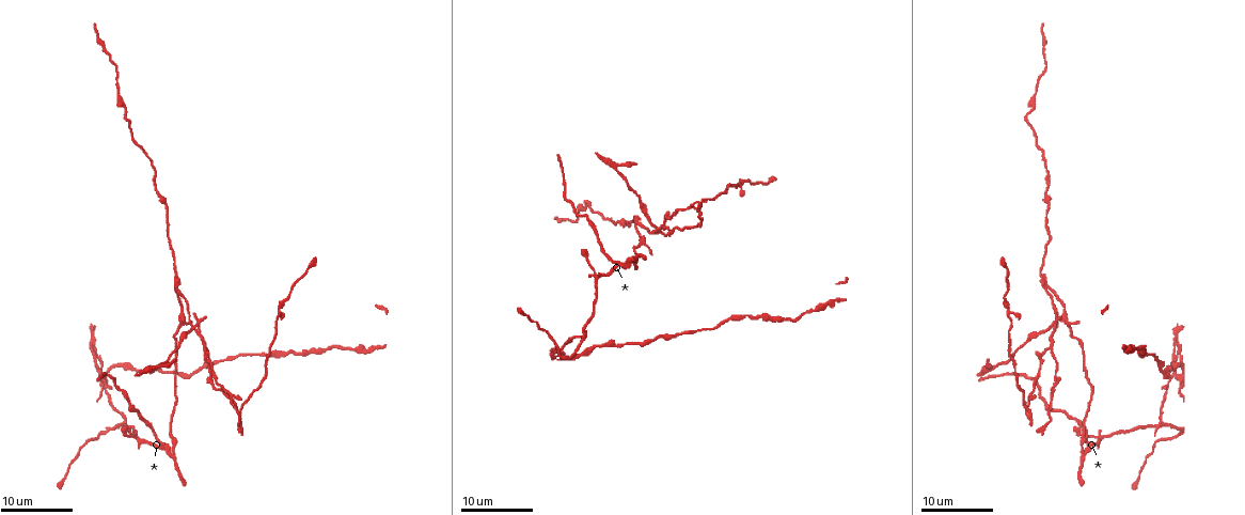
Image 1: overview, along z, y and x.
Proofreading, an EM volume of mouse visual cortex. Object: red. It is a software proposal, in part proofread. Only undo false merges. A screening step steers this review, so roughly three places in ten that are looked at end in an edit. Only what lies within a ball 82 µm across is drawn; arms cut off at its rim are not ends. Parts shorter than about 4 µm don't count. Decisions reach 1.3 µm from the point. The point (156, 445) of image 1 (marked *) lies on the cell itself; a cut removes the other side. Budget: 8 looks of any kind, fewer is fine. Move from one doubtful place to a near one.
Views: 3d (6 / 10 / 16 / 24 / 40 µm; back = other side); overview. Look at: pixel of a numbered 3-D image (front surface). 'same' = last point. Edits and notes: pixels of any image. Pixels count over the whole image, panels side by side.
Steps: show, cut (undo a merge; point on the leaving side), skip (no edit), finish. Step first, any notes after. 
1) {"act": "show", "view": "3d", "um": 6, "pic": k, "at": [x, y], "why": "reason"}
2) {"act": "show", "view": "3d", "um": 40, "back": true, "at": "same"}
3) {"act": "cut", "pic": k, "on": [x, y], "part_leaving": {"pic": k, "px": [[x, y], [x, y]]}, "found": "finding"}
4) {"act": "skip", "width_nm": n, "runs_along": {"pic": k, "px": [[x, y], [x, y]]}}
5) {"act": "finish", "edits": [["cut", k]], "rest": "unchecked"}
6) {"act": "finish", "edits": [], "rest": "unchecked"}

{"act": "show", "view": "3d", "um": 16, "pic": 1, "at": [593, 274], "why": "looks like a crossing"}

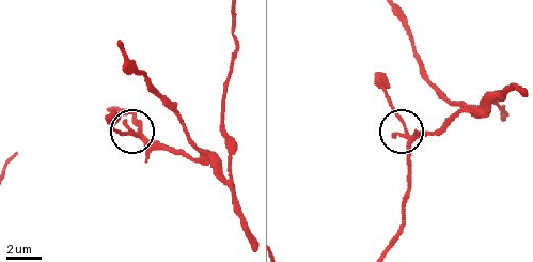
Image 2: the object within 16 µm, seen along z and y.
{"act": "show", "view": "3d", "um": 6, "pic": 2, "at": [136, 134]}

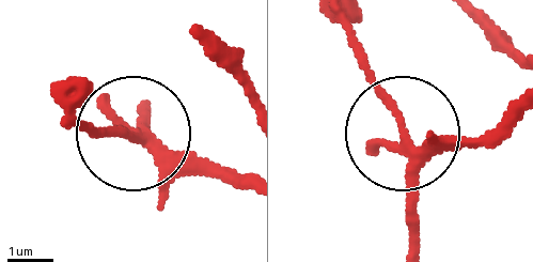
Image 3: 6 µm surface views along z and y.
{"act": "skip", "runs_along": {"pic": 3, "px": [[249, 184], [80, 126]]}, "found": "continuous, no second cell"}

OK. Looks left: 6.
{"act": "show", "view": "3d", "um": 24, "pic": 1, "at": [1161, 423], "why": "three arms meet"}

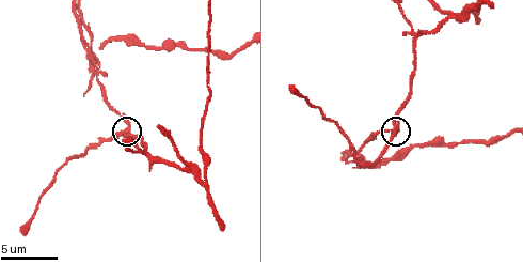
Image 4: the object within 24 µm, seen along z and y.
{"act": "show", "view": "3d", "um": 10, "pic": 4, "at": [396, 131]}

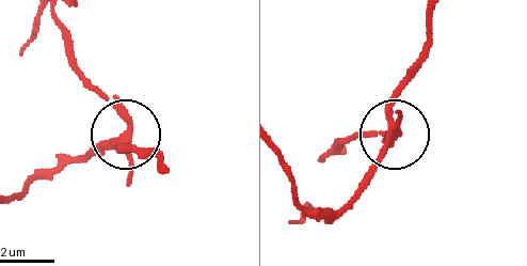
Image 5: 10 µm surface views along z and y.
{"act": "show", "view": "3d", "um": 6, "pic": 5, "at": [124, 133]}

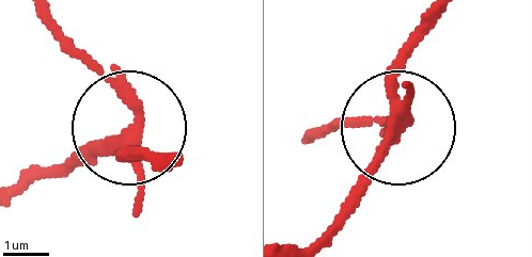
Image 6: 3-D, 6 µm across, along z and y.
{"act": "cut", "pic": 6, "on": [118, 73], "side_arm_um": 19, "part_leaving": {"pic": 6, "px": [[138, 141], [126, 98], [53, 18]]}, "found": "two cells meet here"}

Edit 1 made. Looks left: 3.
{"act": "show", "view": "overview", "why": "redraw"}

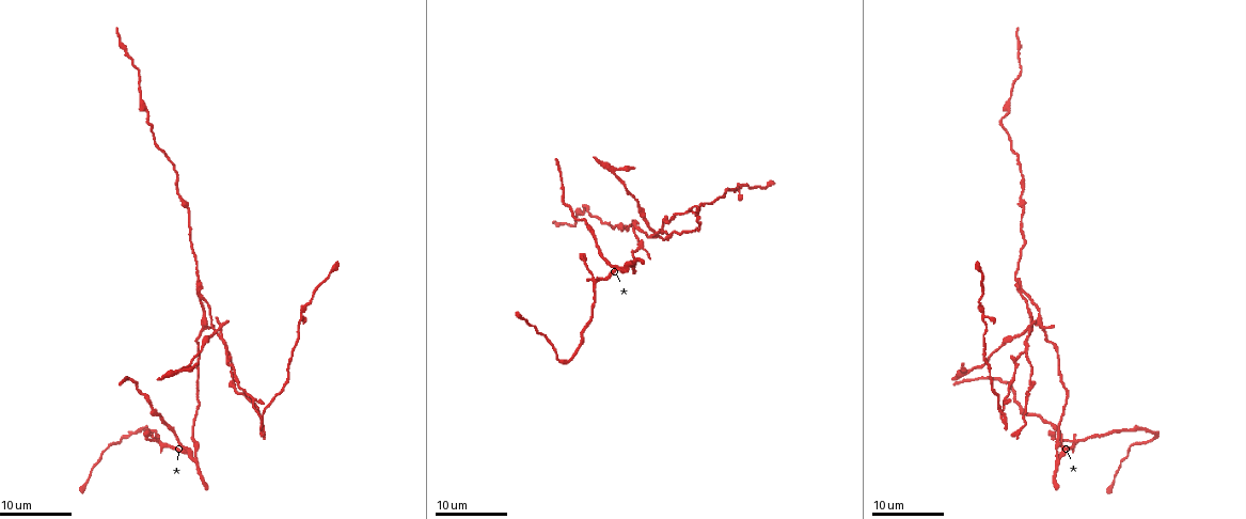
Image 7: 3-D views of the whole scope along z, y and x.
{"act": "show", "view": "3d", "um": 24, "pic": 7, "at": [194, 458], "why": "branch point"}

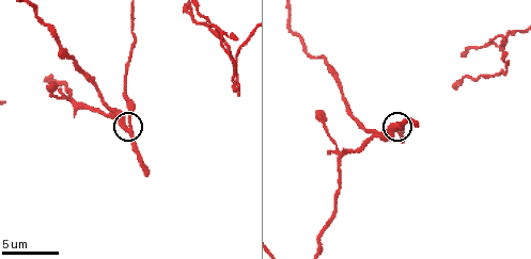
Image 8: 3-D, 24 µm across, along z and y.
{"act": "show", "view": "3d", "um": 10, "pic": 8, "at": [398, 126]}

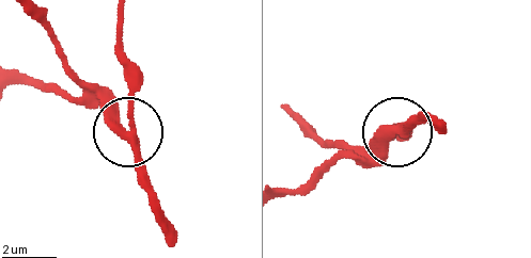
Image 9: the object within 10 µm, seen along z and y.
{"act": "skip", "runs_along": {"pic": 9, "px": [[66, 91], [92, 98], [120, 123], [154, 210]]}, "found": "one cell here"}

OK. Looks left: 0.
{"act": "finish", "edits": [["cut", 6]], "rest": "unchecked"}

